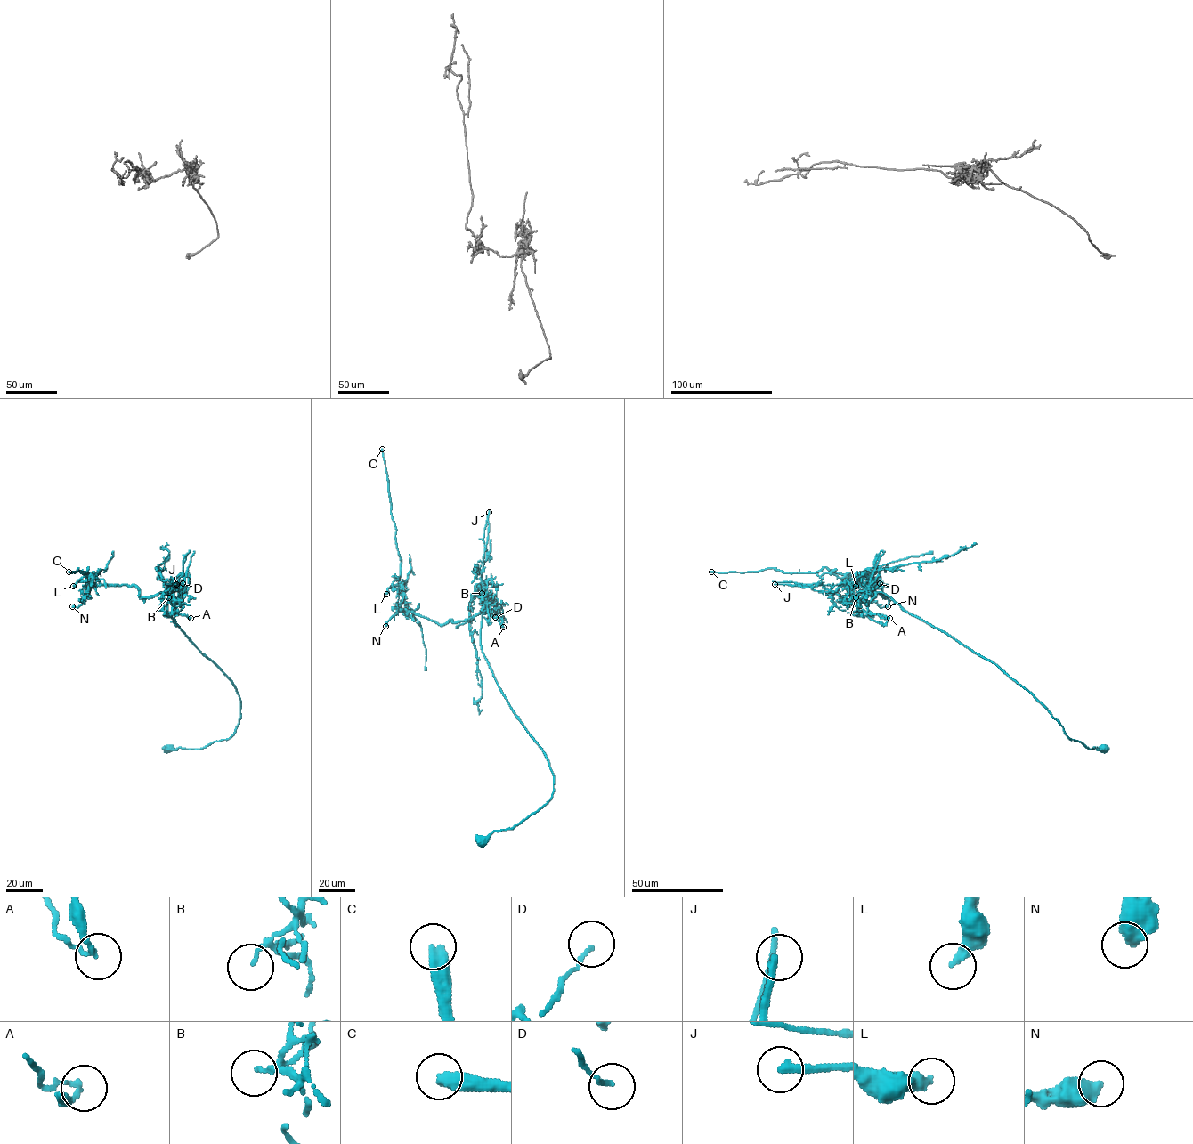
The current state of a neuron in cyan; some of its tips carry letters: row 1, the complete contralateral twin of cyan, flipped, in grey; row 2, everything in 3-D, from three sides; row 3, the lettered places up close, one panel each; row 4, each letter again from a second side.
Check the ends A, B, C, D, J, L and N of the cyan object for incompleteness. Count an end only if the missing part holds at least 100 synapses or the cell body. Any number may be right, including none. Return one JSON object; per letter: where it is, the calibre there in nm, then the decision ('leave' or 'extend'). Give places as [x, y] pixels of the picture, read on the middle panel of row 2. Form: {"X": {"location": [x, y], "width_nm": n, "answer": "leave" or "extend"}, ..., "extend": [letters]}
{"A": {"location": [503, 627], "width_nm": 140, "answer": "leave"}, "B": {"location": [482, 593], "width_nm": 100, "answer": "leave"}, "C": {"location": [382, 449], "width_nm": 440, "answer": "extend"}, "D": {"location": [495, 617], "width_nm": 120, "answer": "leave"}, "J": {"location": [489, 512], "width_nm": 280, "answer": "leave"}, "L": {"location": [386, 594], "width_nm": 360, "answer": "leave"}, "N": {"location": [385, 626], "width_nm": 550, "answer": "leave"}, "extend": ["C"]}

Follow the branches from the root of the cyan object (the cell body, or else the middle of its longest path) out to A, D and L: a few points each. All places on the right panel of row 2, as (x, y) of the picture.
A: (1103, 749), (1089, 749), (1071, 740), (1031, 693), (995, 664), (878, 592), (868, 610), (889, 618)
D: (1103, 749), (1089, 749), (1071, 740), (1028, 691), (995, 664), (873, 589), (880, 583)
L: (1103, 749), (1071, 740), (995, 664), (873, 592), (884, 597), (886, 585), (871, 588), (848, 575), (856, 586)

